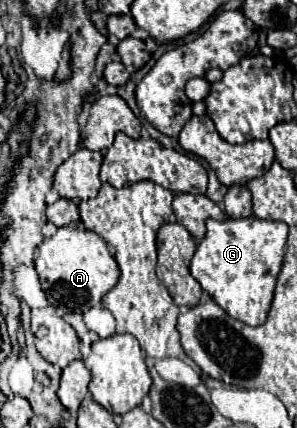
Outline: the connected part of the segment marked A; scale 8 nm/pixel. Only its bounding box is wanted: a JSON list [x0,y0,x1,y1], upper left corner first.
[34,226,120,310]

